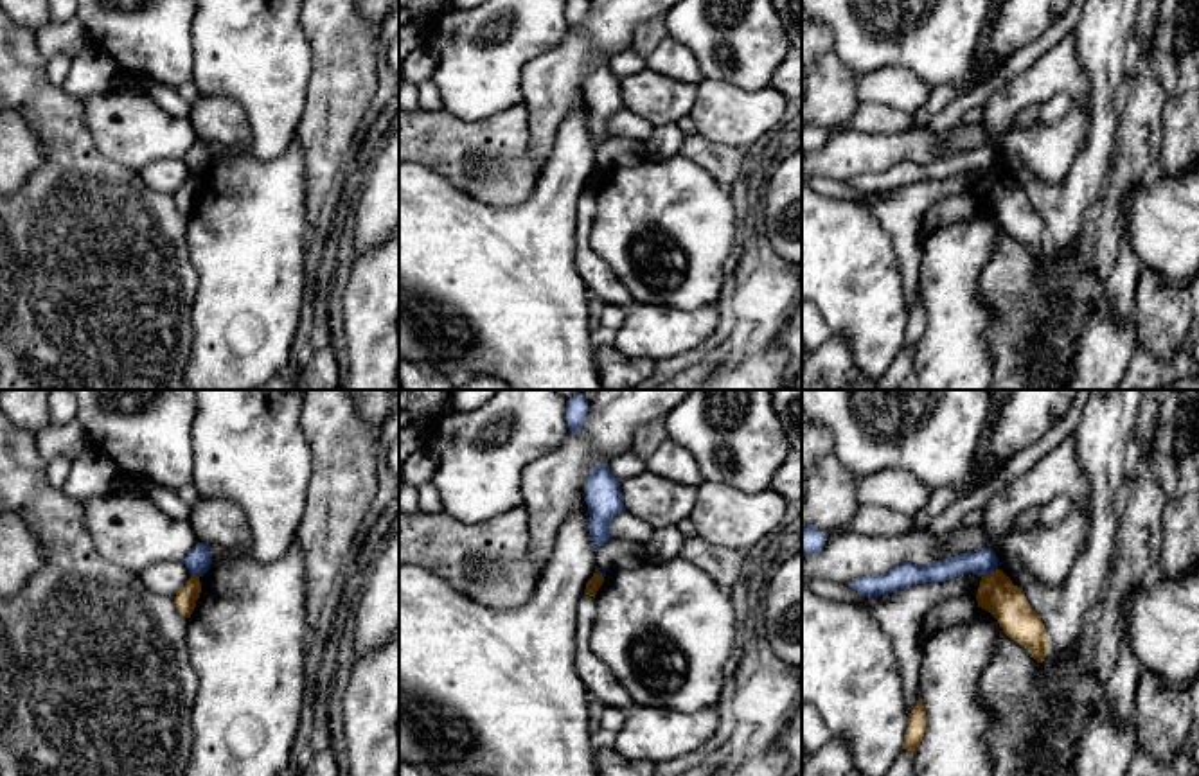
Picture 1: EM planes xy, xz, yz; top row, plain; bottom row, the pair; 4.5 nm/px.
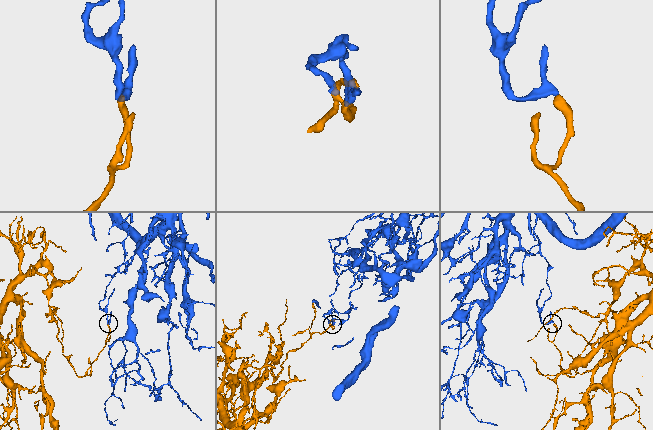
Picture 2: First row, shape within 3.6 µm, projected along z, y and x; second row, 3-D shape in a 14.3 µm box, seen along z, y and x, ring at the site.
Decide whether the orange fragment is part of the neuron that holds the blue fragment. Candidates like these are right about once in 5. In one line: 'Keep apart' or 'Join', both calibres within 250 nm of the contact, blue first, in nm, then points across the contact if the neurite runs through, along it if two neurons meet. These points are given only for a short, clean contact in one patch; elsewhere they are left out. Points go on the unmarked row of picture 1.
Keep apart. Thickness 120 nm (blue) against 170 nm. Boundary: yz (996, 166), (982, 175)

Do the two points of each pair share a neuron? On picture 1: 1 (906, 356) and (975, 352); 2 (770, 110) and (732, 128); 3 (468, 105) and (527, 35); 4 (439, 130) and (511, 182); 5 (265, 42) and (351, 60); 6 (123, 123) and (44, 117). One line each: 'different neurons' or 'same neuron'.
1: different neurons
2: same neuron
3: same neuron
4: same neuron
5: different neurons
6: different neurons

